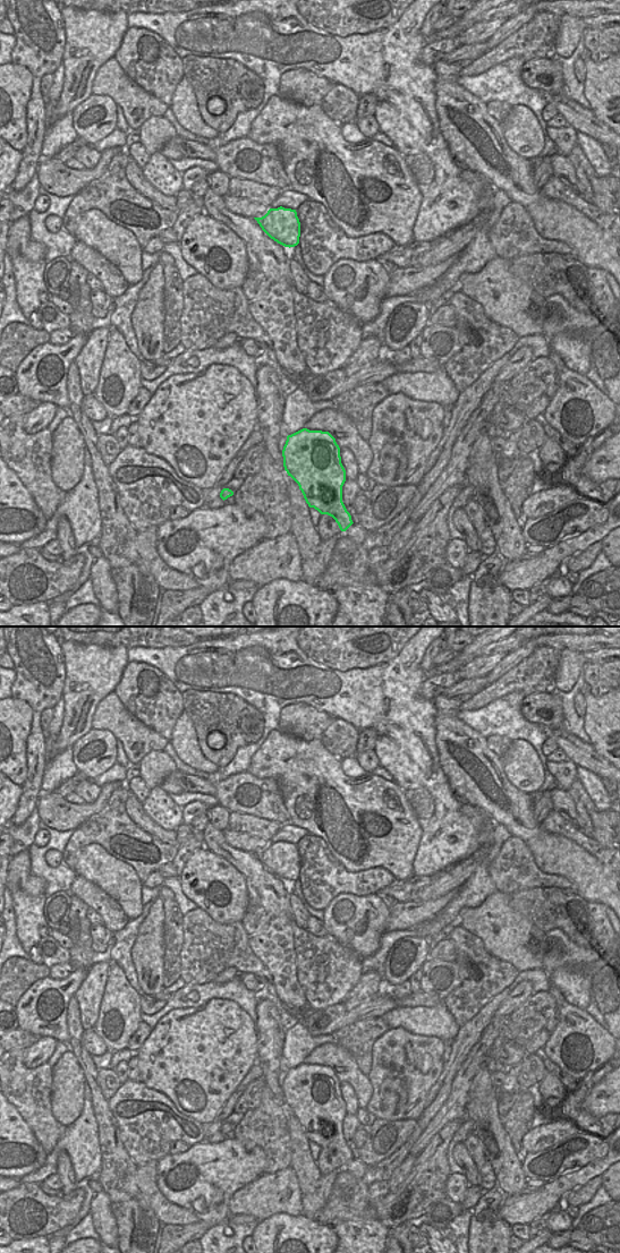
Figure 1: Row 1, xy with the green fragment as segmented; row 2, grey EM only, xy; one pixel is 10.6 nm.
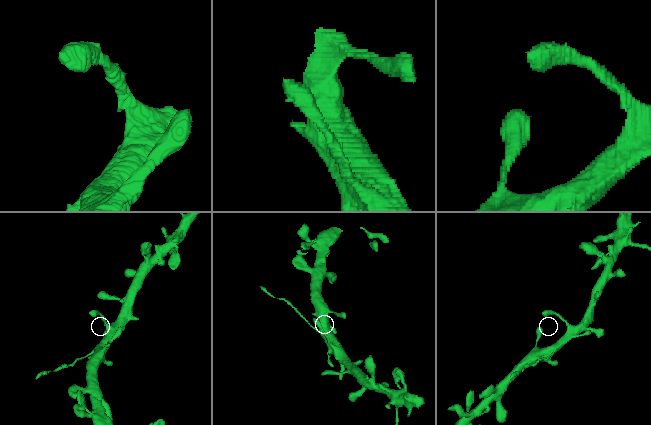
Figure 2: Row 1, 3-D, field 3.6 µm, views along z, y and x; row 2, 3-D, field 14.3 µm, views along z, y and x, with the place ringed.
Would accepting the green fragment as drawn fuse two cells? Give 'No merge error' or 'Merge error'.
Merge error

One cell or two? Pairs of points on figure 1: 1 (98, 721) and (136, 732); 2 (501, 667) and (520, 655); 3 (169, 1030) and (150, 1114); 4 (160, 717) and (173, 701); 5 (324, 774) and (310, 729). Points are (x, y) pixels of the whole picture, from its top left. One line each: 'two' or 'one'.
1: one
2: one
3: two
4: one
5: two

